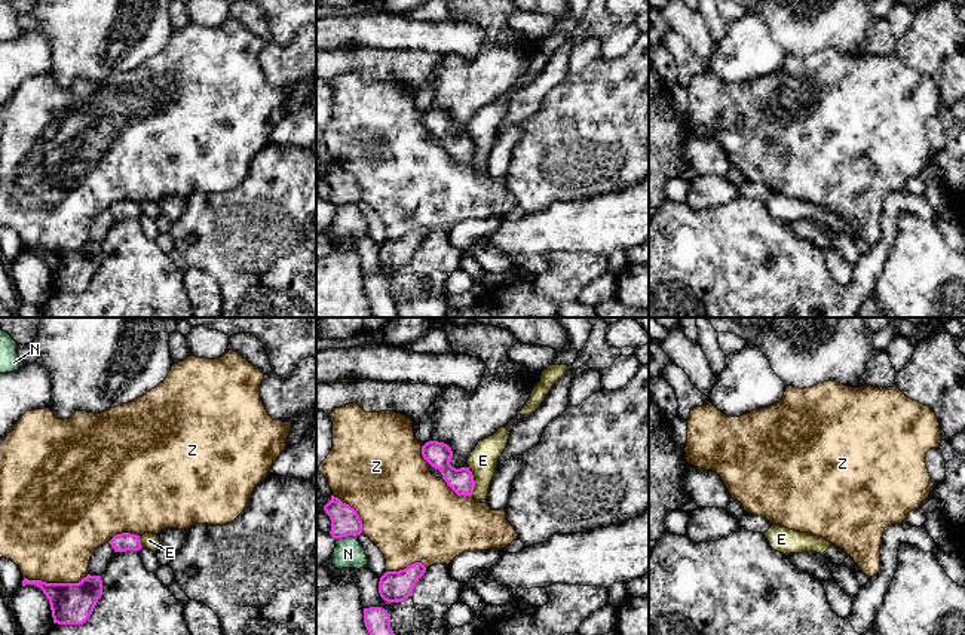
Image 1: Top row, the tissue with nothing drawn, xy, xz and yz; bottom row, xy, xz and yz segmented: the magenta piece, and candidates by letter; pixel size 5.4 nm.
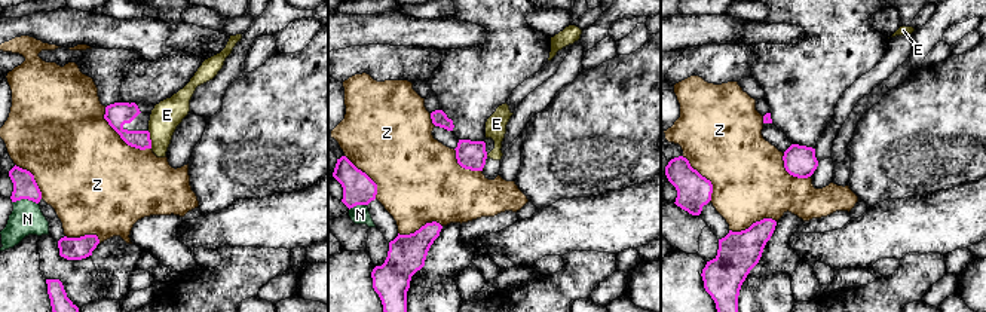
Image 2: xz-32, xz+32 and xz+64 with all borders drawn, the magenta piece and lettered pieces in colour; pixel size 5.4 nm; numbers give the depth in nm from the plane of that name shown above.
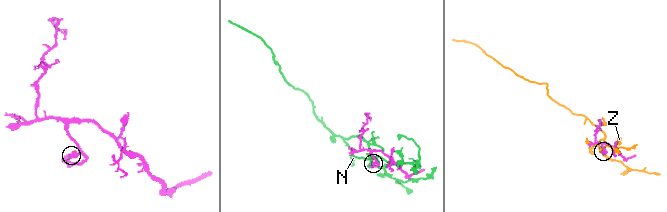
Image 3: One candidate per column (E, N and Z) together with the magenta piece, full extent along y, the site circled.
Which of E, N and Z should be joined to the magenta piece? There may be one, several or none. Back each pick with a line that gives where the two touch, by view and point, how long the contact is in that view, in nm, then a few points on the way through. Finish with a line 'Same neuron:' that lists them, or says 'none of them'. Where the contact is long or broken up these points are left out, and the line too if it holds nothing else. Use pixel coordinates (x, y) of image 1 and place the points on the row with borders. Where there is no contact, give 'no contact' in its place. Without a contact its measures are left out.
Same neuron: none of them

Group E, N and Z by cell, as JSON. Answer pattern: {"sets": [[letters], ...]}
{"sets": [["E"], ["N"], ["Z"]]}

